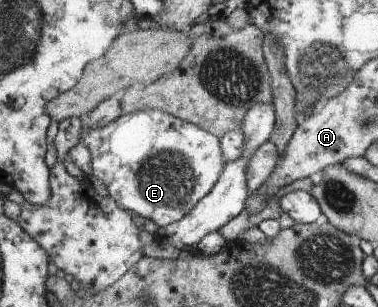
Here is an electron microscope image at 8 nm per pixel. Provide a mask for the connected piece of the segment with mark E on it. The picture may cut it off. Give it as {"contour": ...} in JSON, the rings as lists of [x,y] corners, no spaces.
{"contour":[[[160,110],[122,114],[104,127],[78,130],[81,132],[79,142],[85,143],[90,150],[93,174],[103,180],[109,196],[125,210],[147,217],[160,227],[182,219],[207,197],[220,180],[227,164],[221,137]]]}

